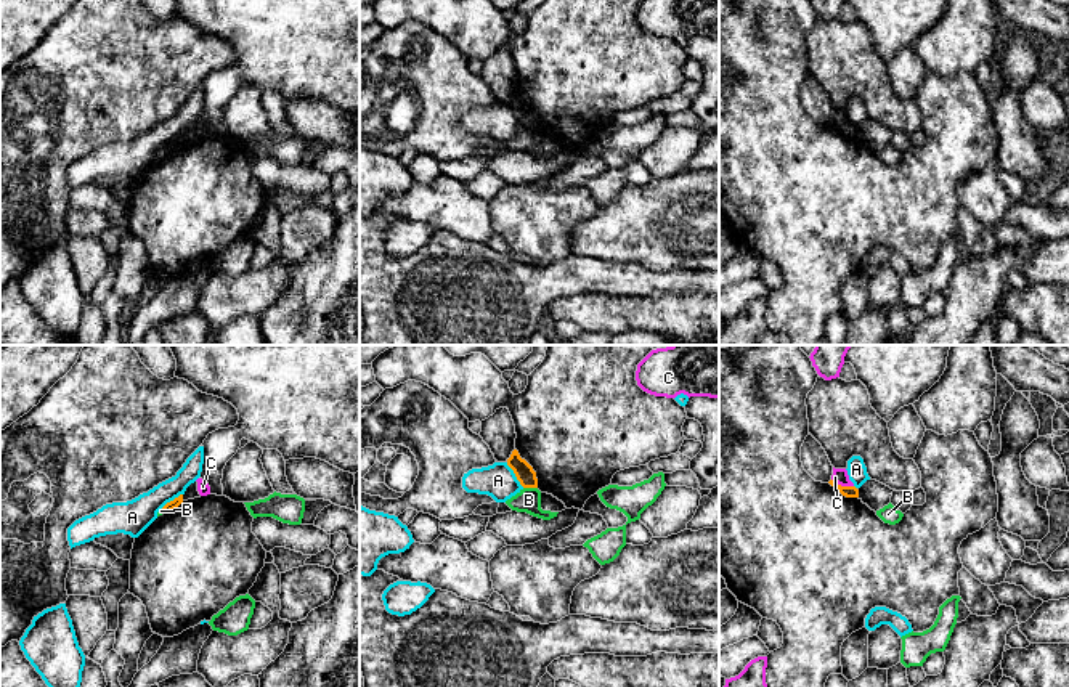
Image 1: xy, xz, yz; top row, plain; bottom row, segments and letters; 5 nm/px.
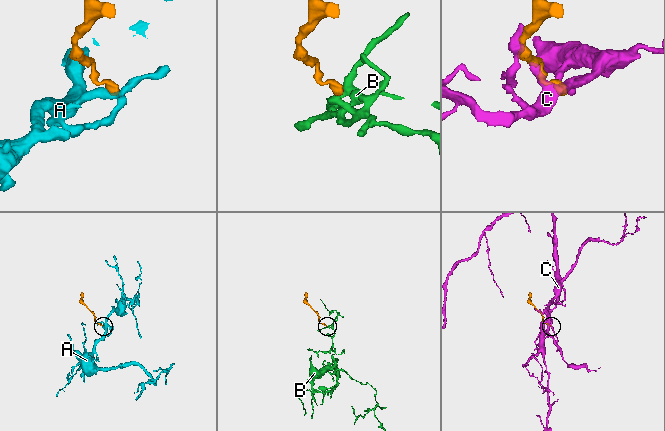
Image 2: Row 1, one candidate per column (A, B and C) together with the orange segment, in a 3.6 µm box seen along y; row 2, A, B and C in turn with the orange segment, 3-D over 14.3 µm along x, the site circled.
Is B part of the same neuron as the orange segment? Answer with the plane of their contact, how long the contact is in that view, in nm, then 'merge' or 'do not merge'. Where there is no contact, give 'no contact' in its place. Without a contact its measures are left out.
meets orange in xz; contact 70 nm long; do not merge

